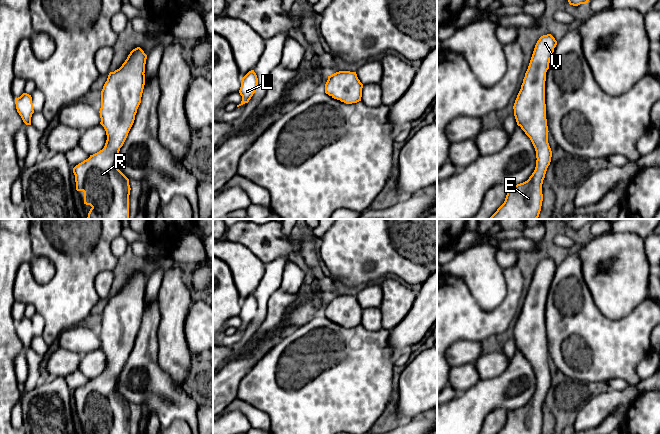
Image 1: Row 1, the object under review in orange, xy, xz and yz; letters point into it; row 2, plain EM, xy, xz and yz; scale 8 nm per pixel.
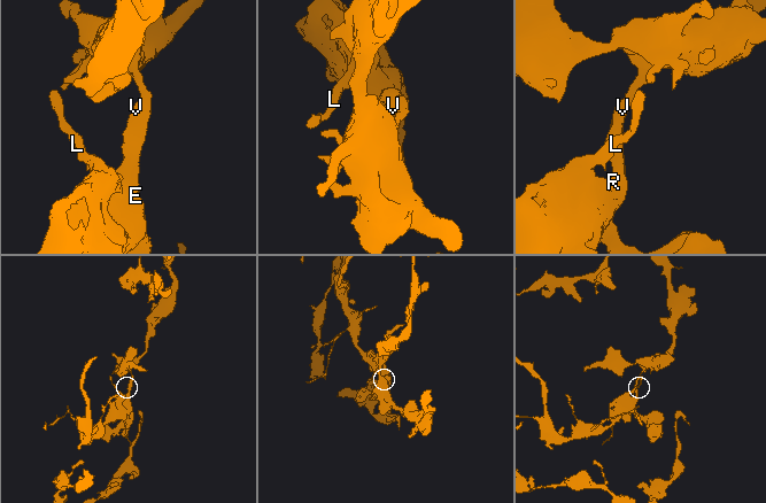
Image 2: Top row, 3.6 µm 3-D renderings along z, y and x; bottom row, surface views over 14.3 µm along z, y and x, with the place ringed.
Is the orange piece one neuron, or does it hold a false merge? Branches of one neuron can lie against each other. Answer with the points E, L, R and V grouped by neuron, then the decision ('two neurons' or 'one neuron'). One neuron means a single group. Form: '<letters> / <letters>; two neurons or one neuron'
E L R V; one neuron

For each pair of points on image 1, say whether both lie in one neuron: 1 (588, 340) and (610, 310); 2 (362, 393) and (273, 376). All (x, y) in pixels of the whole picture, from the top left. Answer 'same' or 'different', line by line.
1: different
2: same

